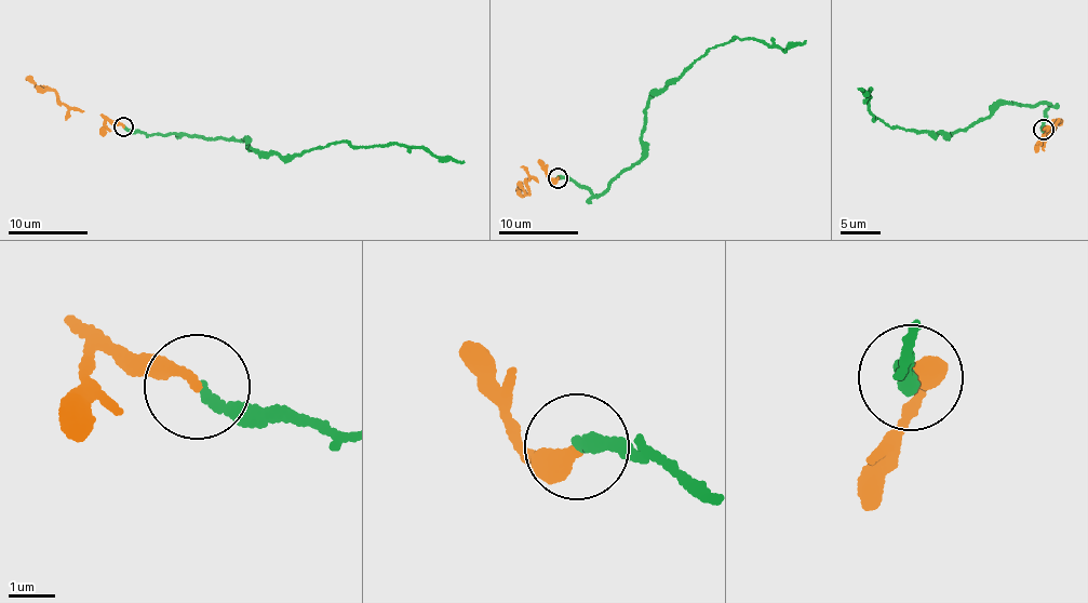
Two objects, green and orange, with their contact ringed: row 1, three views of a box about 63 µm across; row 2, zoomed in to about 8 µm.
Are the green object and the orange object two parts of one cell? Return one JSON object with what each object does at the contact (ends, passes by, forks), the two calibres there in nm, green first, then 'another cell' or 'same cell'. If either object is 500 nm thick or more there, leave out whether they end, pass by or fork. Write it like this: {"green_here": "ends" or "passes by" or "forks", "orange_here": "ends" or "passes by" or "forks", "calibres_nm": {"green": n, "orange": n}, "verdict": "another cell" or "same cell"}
{"green_here": "ends", "orange_here": "ends", "calibres_nm": {"green": 200, "orange": 240}, "verdict": "same cell"}

